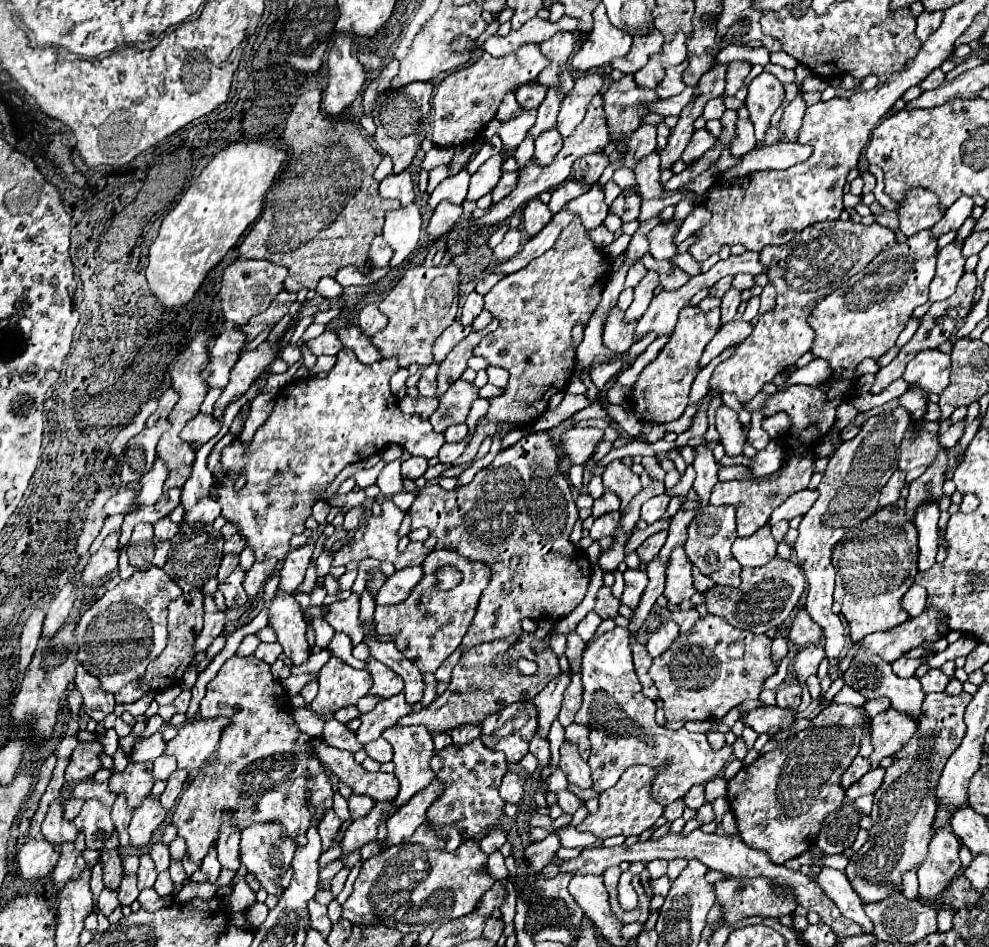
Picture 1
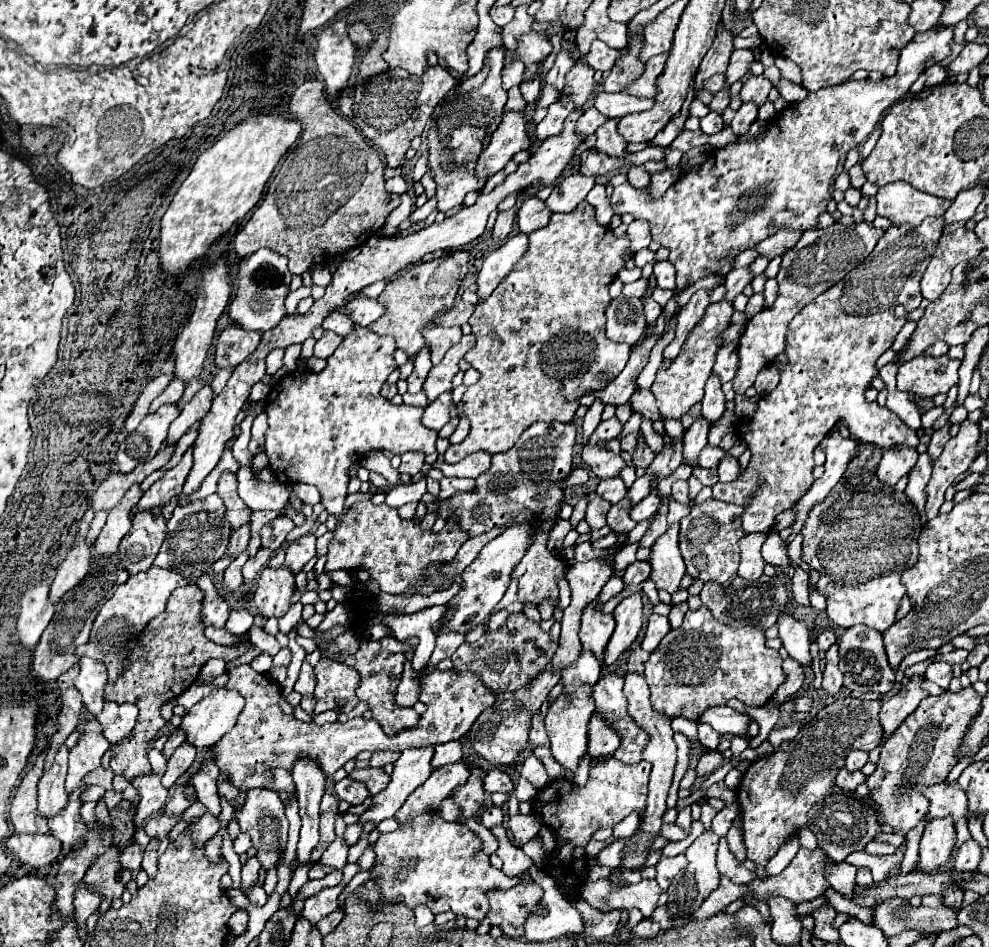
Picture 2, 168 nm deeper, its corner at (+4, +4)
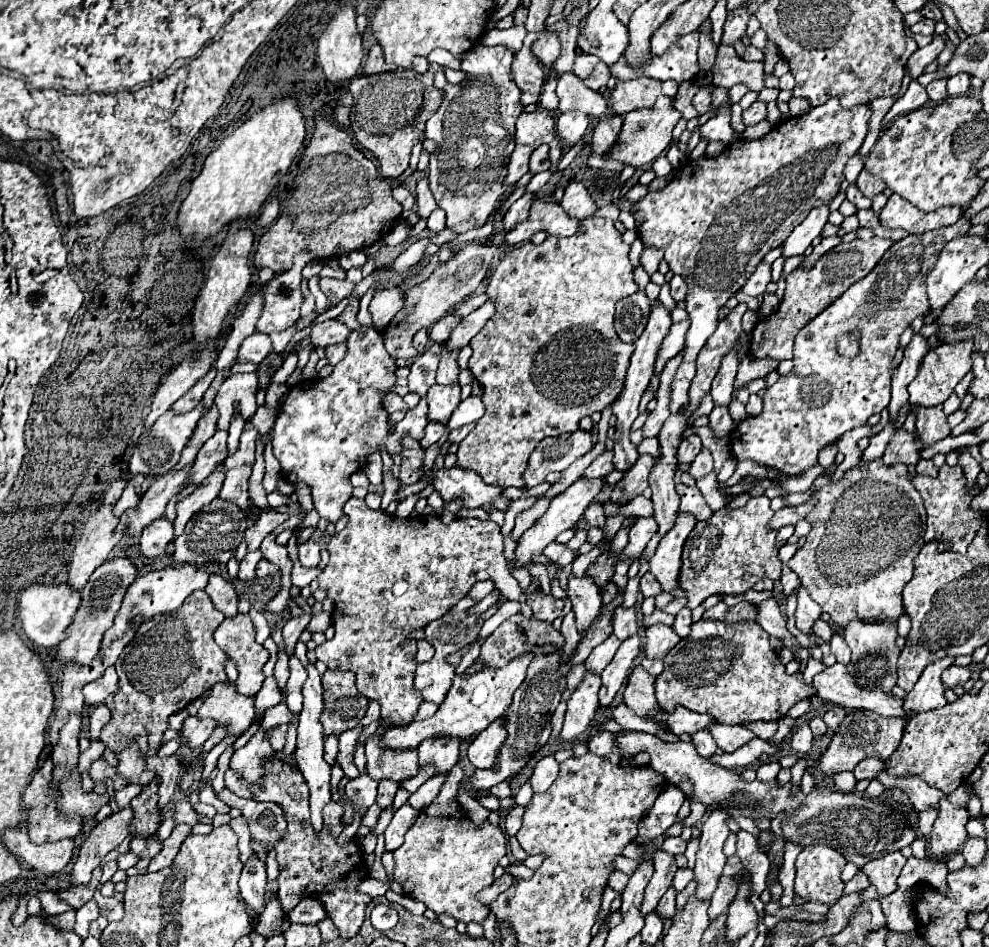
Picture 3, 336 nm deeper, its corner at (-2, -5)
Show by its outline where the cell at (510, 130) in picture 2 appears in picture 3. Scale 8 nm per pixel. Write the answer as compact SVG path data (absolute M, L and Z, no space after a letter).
M545 110L535 112L523 112L517 118L517 144L539 148L543 142L551 148L551 162L557 162L561 158L561 142L555 136L555 116Z

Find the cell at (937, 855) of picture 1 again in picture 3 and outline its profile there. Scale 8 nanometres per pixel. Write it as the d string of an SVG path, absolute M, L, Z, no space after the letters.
M947 800L941 802L939 816L933 824L933 832L929 838L929 850L933 858L947 860L963 846L963 842L967 840L967 830L965 830L967 820L969 820L967 808L951 806Z

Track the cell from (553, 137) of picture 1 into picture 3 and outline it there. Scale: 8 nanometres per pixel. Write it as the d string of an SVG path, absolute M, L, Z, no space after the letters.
M565 112L557 118L557 138L563 144L575 144L581 140L589 126L589 116L579 112Z

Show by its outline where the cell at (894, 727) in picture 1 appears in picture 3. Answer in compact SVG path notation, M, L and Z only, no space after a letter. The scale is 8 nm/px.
M943 658L937 660L933 664L929 664L923 674L919 676L915 688L907 694L905 702L903 702L903 710L905 710L905 720L911 720L915 714L919 712L927 712L927 710L935 710L947 704L943 692L943 684L941 684L941 672L945 668L949 668L953 664L953 658Z

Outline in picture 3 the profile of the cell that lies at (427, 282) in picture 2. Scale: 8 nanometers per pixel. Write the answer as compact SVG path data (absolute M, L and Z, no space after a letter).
M471 242L463 250L459 250L449 262L435 268L425 282L415 284L413 288L409 288L405 292L405 306L389 322L389 326L381 332L387 352L393 358L405 358L405 360L413 362L419 356L419 352L411 344L415 332L421 330L421 328L431 328L439 318L451 314L471 292L475 292L475 288L487 276L487 270L489 270L489 266L493 262L495 252L497 252L495 246L485 246L485 244Z

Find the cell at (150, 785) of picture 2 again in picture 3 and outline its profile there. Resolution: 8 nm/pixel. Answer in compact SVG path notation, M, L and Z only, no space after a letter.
M153 756L147 758L147 770L153 770L155 776L159 778L159 810L165 810L165 806L169 806L173 798L183 766L179 764L177 756L167 756L167 758Z

